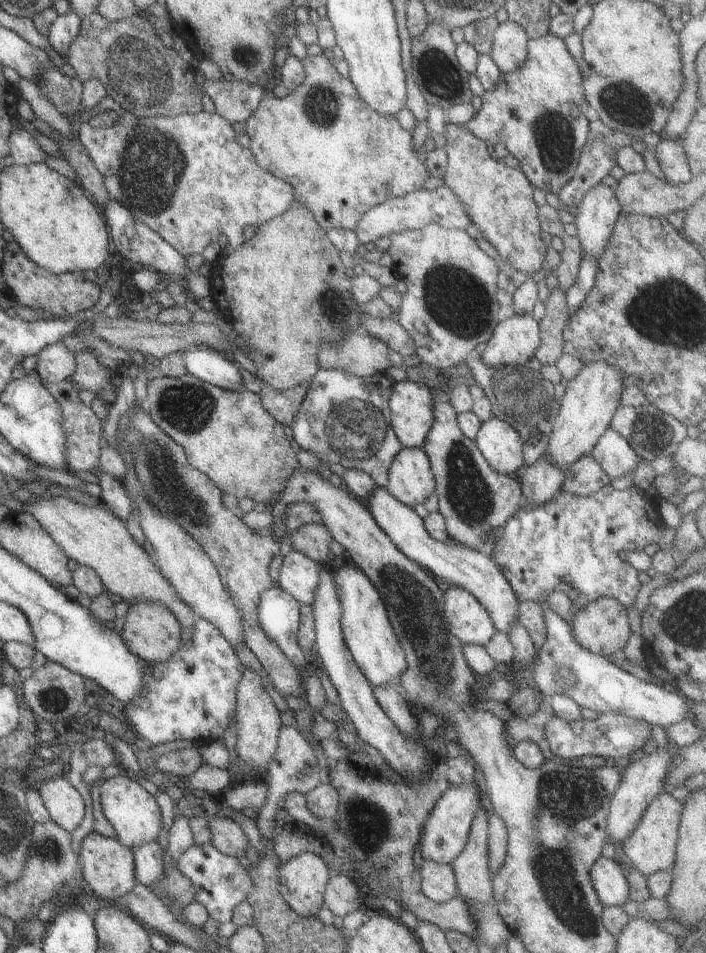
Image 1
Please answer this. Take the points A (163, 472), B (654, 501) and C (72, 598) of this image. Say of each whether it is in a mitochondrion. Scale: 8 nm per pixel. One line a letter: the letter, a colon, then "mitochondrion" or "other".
A: mitochondrion
B: other
C: other

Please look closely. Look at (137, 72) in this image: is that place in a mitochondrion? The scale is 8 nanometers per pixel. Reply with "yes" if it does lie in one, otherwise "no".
yes

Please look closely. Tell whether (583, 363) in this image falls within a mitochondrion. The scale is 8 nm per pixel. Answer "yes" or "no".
no

